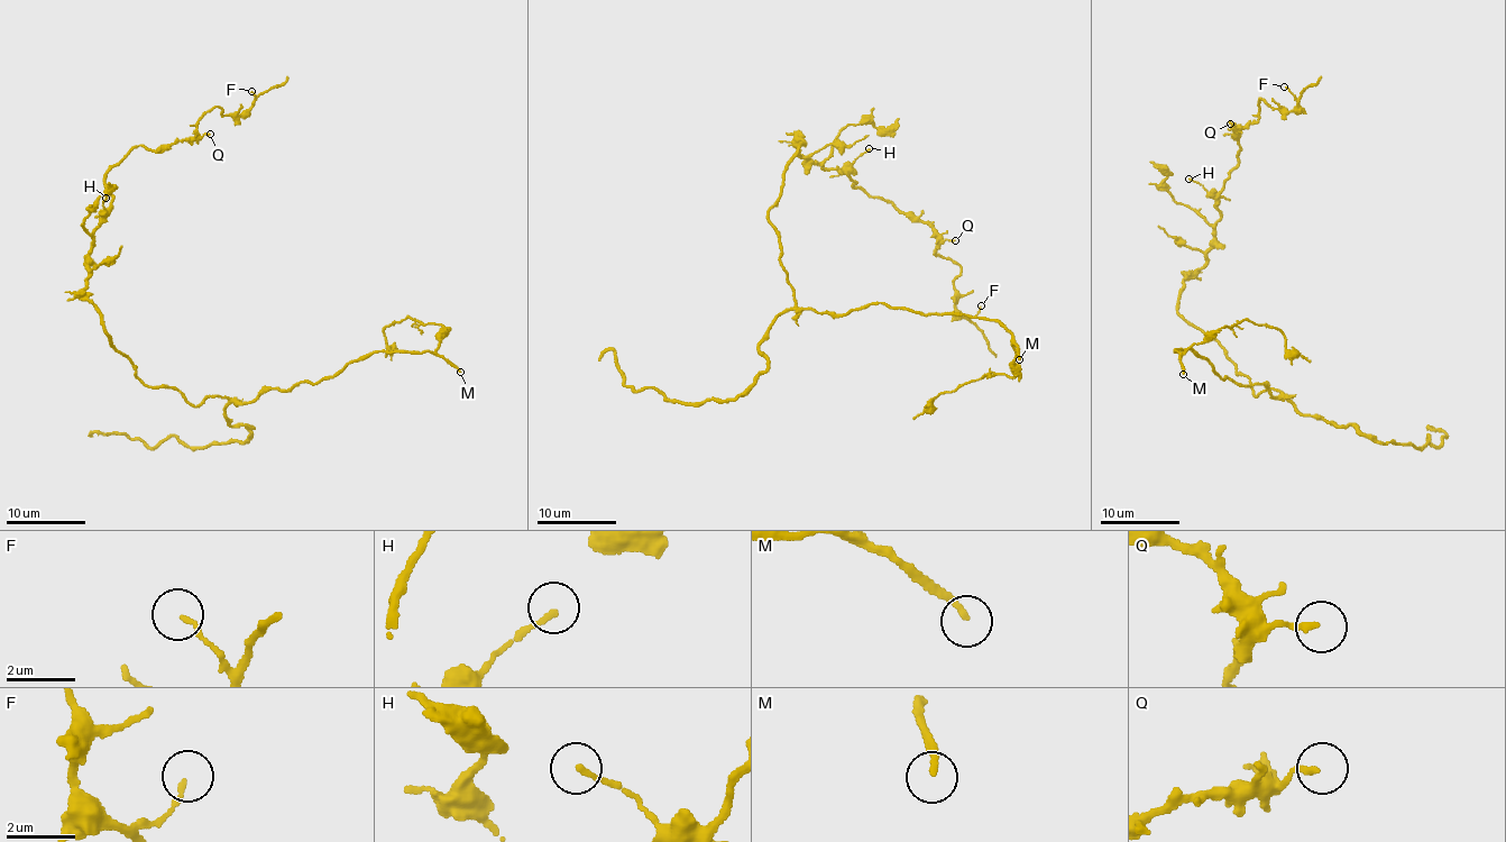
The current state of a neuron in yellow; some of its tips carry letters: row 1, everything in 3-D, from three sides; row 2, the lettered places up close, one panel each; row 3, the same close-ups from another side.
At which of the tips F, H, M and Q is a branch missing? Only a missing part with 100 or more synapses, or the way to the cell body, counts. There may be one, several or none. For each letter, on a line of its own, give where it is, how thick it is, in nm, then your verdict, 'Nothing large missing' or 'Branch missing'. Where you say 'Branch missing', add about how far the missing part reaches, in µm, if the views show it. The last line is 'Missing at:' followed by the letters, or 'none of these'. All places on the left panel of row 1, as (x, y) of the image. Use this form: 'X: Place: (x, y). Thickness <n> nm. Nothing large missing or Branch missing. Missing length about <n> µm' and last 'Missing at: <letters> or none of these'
F: Place: (251, 91). Thickness 140 nm. Nothing large missing
H: Place: (106, 198). Thickness 160 nm. Nothing large missing
M: Place: (460, 372). Thickness 200 nm. Branch missing. Missing length about 130 µm
Q: Place: (210, 134). Thickness 160 nm. Nothing large missing
Missing at: M

